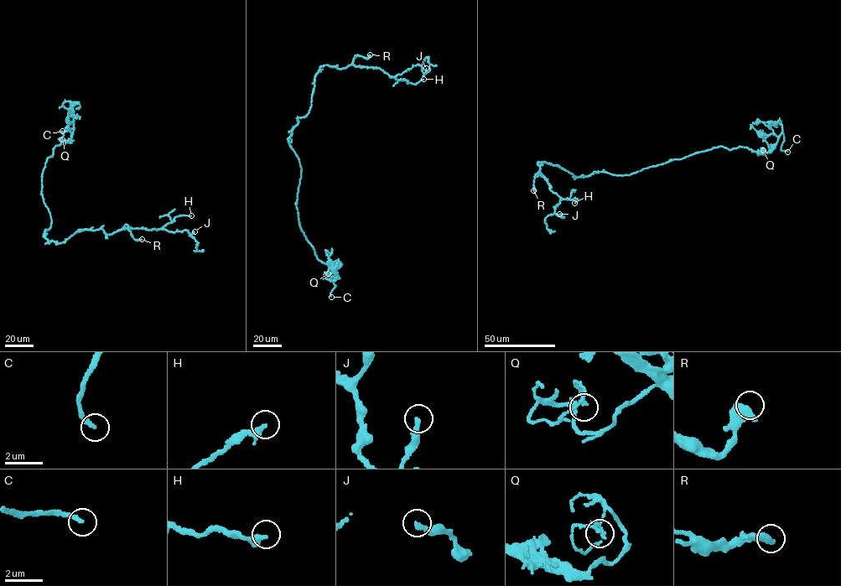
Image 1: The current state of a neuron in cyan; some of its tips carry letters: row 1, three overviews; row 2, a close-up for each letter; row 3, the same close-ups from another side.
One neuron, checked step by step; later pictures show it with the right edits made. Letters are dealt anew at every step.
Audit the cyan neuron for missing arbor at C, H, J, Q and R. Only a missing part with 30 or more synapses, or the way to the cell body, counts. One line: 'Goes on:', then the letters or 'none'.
Goes on: C, H

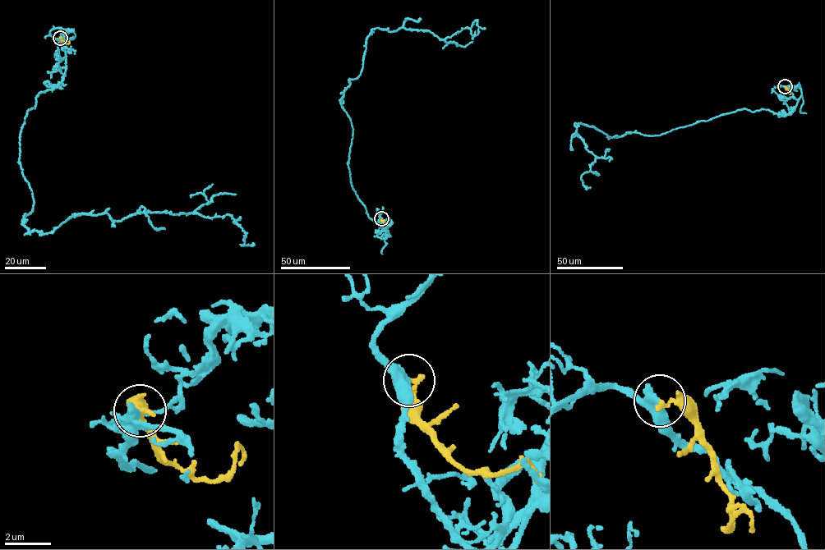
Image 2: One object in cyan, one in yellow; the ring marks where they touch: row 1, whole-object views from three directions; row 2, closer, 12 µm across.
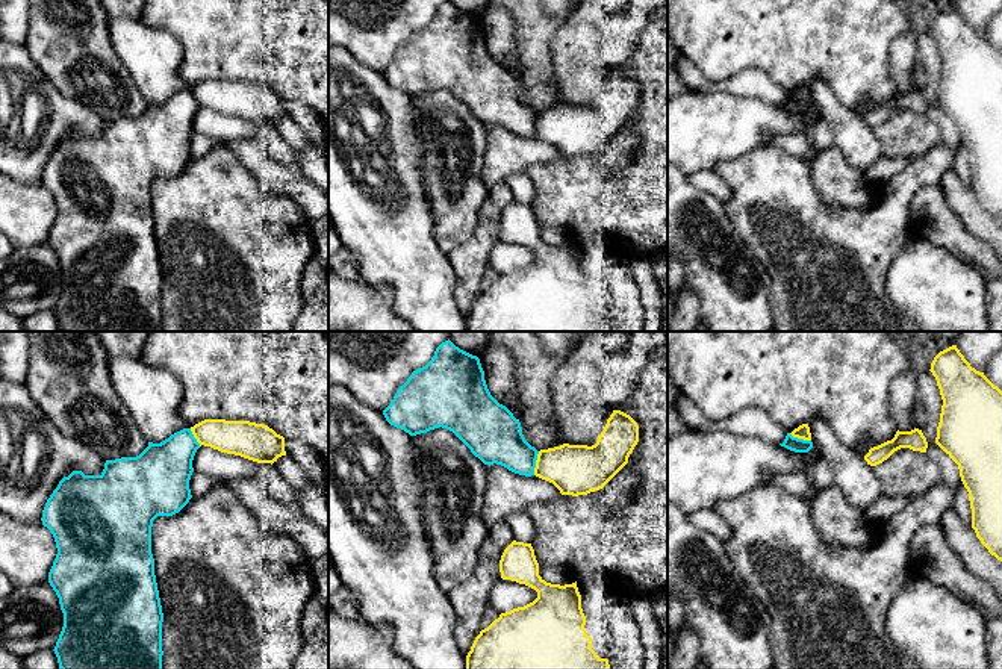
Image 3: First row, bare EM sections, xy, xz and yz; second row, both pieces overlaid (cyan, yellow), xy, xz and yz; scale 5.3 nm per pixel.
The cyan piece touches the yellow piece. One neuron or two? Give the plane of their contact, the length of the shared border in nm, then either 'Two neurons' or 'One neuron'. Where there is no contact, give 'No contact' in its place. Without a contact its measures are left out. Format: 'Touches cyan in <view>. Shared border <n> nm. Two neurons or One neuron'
Touches cyan in xz. Shared border 130 nm. Two neurons

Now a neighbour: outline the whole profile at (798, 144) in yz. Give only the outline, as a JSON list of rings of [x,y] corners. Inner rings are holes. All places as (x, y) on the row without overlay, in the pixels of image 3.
[[[804,132],[773,135],[770,145],[780,147],[789,154],[805,159],[807,162],[813,162],[819,154],[819,150],[811,142],[810,133]]]

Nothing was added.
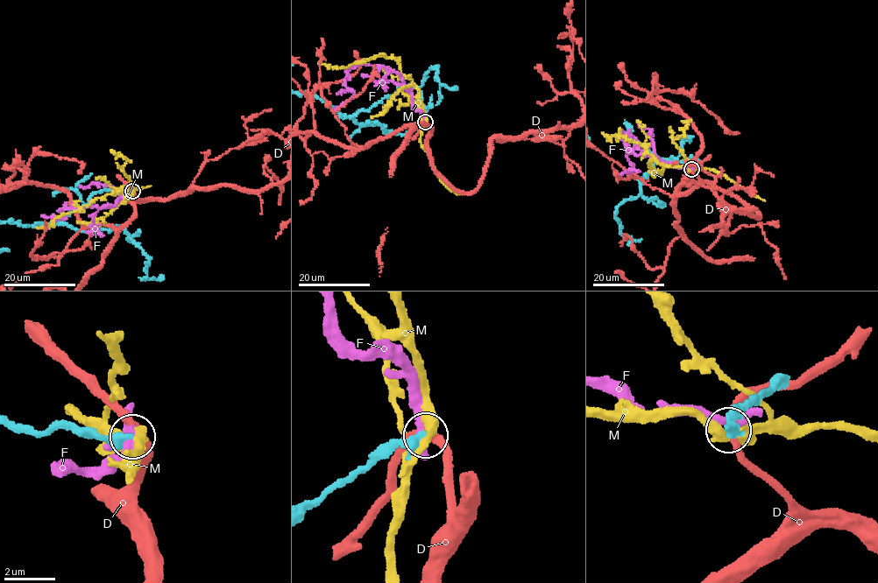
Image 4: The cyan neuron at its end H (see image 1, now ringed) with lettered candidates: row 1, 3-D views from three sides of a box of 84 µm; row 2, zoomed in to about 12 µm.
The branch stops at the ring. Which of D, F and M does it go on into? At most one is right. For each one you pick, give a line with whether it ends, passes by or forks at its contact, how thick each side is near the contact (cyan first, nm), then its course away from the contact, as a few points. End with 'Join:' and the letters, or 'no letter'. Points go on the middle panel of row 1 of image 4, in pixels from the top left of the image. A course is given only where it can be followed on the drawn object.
Join: no letter

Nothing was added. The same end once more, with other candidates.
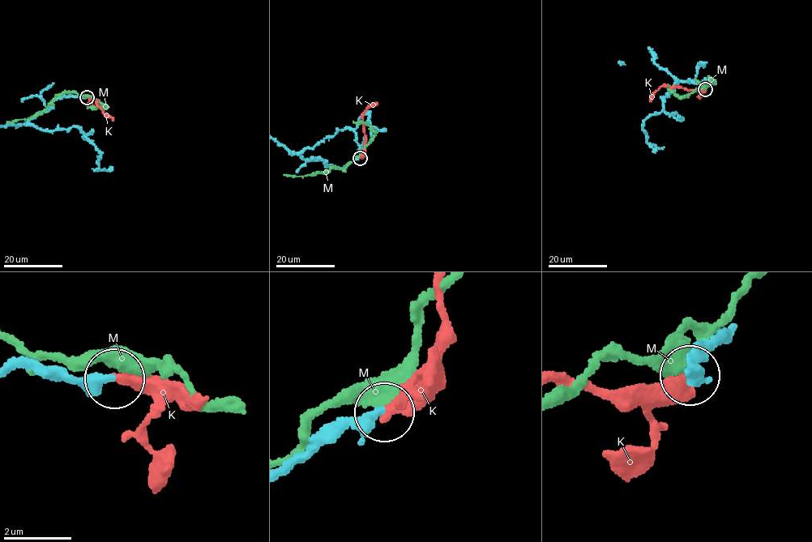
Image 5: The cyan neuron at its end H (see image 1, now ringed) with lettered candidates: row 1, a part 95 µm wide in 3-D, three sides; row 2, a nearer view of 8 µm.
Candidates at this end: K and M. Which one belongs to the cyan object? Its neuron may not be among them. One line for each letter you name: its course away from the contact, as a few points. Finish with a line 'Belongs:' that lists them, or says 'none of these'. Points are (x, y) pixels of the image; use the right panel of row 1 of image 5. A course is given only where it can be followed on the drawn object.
K: via (704, 89), (661, 86), (650, 100)
Belongs: K

